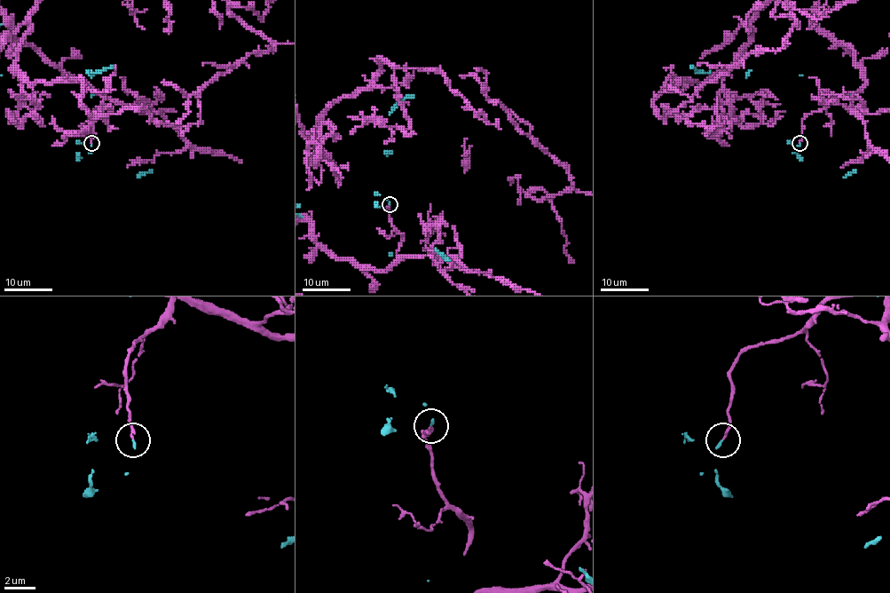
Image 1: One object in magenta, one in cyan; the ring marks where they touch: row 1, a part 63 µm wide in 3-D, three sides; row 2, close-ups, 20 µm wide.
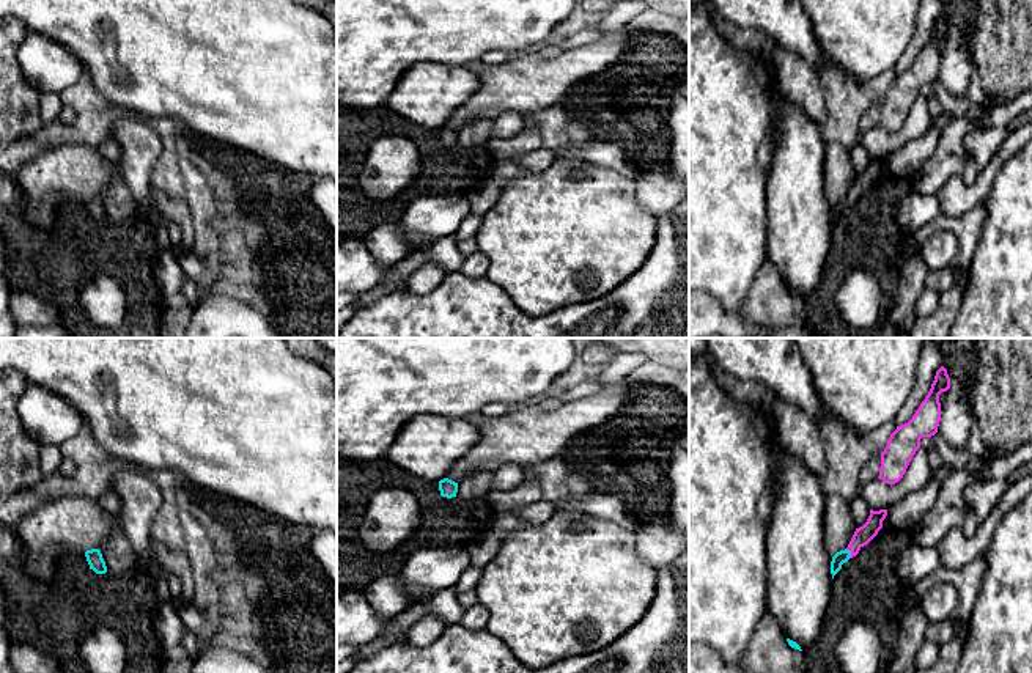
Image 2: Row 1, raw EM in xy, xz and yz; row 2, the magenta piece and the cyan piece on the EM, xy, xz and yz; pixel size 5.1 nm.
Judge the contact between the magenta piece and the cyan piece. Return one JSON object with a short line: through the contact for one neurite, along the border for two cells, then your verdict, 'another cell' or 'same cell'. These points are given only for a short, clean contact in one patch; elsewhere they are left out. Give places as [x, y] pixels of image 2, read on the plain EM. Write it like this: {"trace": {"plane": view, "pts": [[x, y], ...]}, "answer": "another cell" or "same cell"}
{"answer": "another cell"}

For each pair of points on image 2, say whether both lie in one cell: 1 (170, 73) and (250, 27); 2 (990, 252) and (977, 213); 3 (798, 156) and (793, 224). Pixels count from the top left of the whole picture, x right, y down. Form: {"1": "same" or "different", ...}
{"1": "same", "2": "different", "3": "same"}

